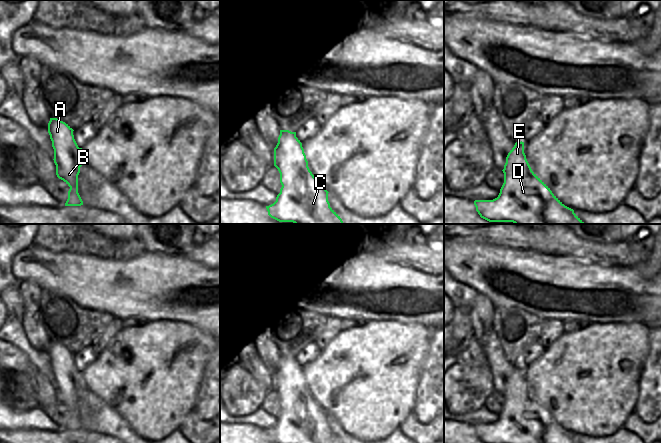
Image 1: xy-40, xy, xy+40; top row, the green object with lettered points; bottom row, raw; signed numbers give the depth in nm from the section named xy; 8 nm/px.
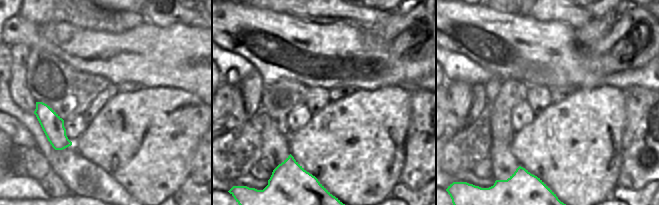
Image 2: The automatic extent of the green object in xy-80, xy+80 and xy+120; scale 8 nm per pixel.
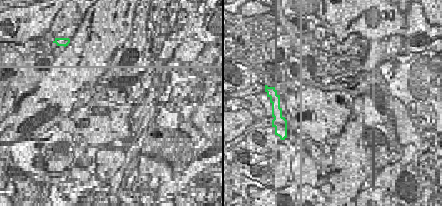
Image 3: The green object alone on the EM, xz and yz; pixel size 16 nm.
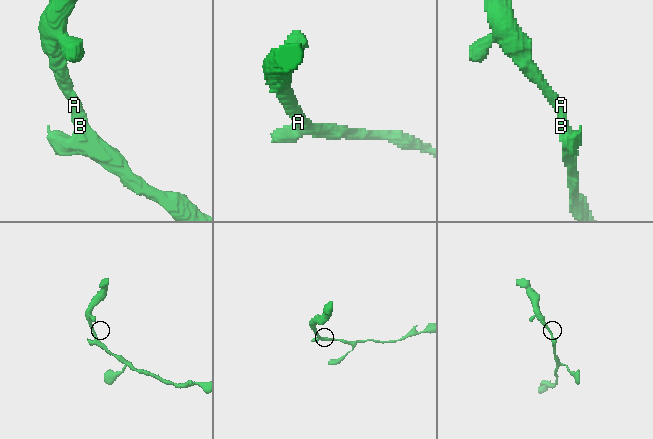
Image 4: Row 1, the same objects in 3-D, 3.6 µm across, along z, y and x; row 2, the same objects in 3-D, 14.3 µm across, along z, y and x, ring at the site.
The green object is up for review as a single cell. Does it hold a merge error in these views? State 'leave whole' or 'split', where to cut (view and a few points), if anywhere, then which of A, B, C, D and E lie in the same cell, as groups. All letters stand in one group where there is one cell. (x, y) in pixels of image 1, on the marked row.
leave whole; cut none; groups A B C D E

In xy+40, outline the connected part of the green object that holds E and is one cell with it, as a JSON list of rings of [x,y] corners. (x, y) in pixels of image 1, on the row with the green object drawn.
[[[516,142],[506,157],[504,183],[497,198],[475,200],[476,211],[489,222],[513,222],[514,224],[584,224],[565,206],[550,188],[532,171],[524,153],[524,142]]]

